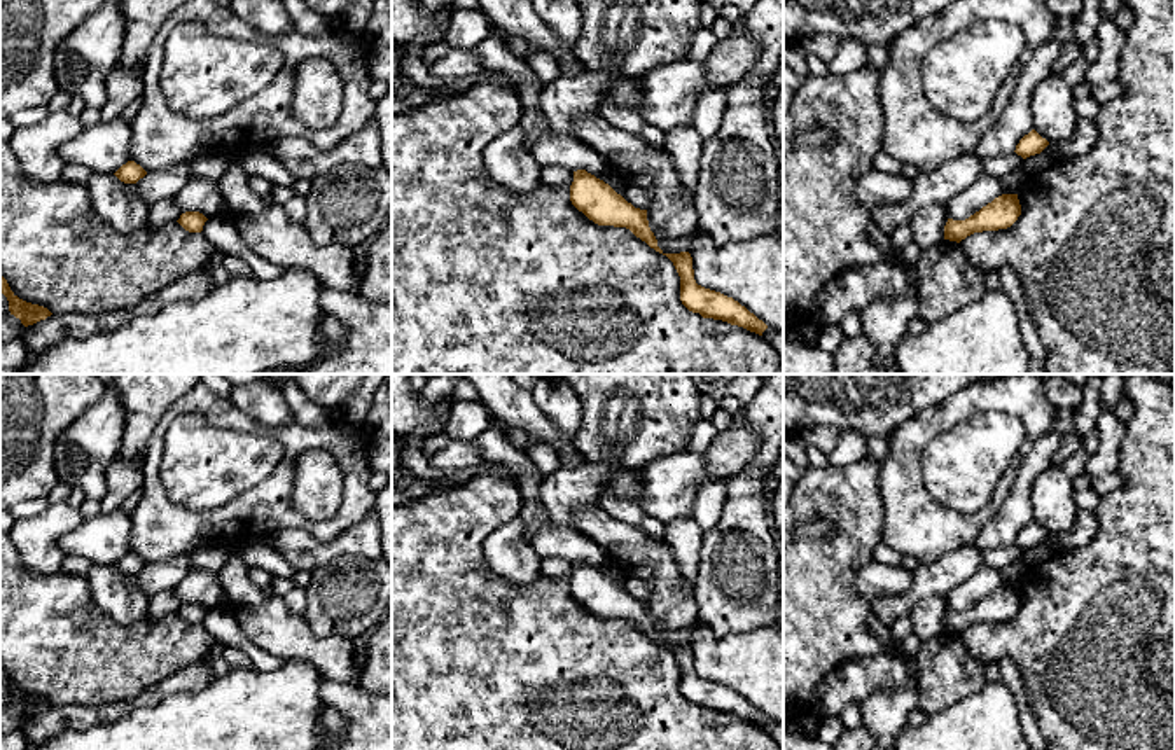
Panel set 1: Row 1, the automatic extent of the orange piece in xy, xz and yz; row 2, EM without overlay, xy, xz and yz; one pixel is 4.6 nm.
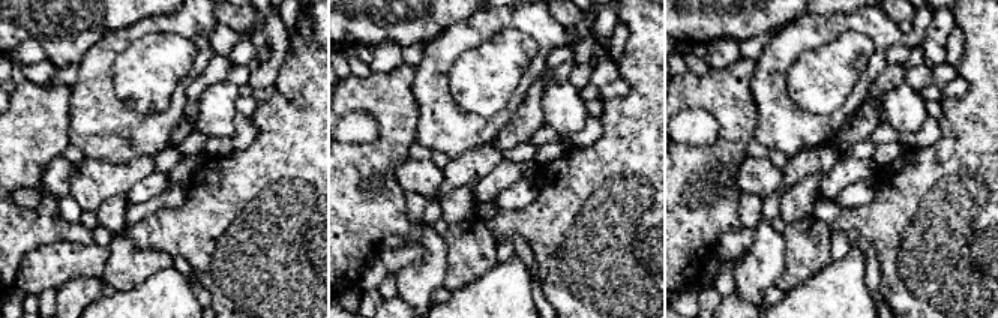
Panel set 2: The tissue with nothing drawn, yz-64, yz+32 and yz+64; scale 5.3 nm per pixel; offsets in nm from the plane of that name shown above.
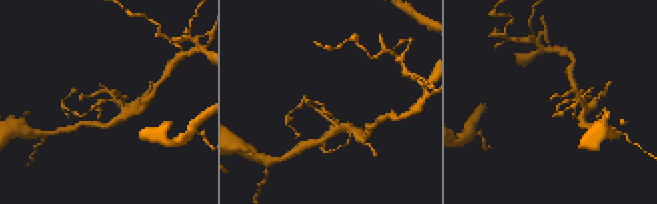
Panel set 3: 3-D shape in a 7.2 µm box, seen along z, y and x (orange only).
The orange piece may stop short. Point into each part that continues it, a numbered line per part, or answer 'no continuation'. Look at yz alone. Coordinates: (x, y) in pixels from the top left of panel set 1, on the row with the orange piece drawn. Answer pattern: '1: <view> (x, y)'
no continuation

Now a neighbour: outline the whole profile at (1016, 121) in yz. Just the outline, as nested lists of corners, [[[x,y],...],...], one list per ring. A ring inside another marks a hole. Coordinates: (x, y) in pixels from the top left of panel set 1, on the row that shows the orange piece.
[[[1047,40],[1023,68],[1007,108],[976,150],[981,161],[1014,152],[1019,140],[1033,129],[1030,110],[1033,89],[1054,73],[1061,49],[1063,44]]]

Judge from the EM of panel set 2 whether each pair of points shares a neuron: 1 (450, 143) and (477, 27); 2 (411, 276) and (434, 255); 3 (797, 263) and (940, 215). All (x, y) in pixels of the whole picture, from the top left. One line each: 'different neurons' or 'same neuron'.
1: same neuron
2: same neuron
3: different neurons

